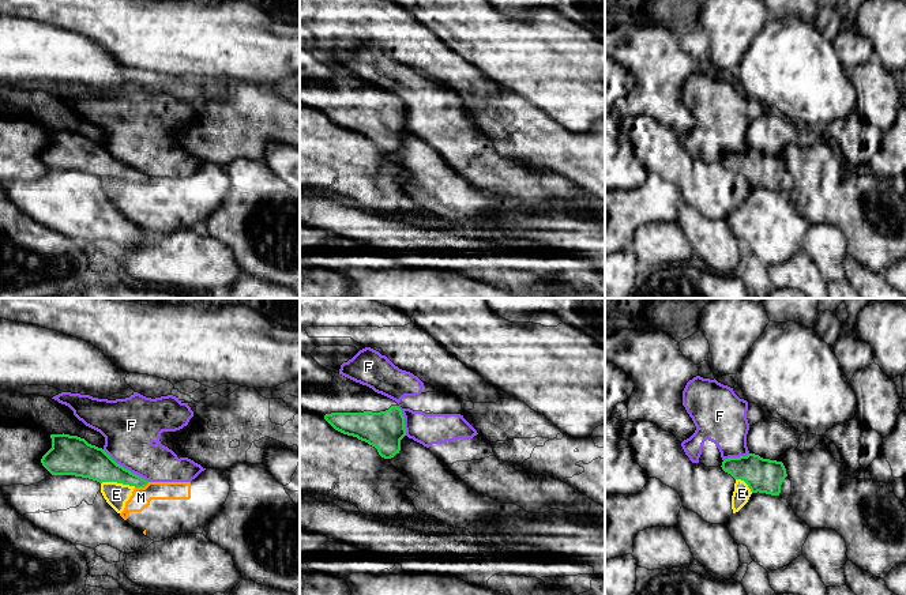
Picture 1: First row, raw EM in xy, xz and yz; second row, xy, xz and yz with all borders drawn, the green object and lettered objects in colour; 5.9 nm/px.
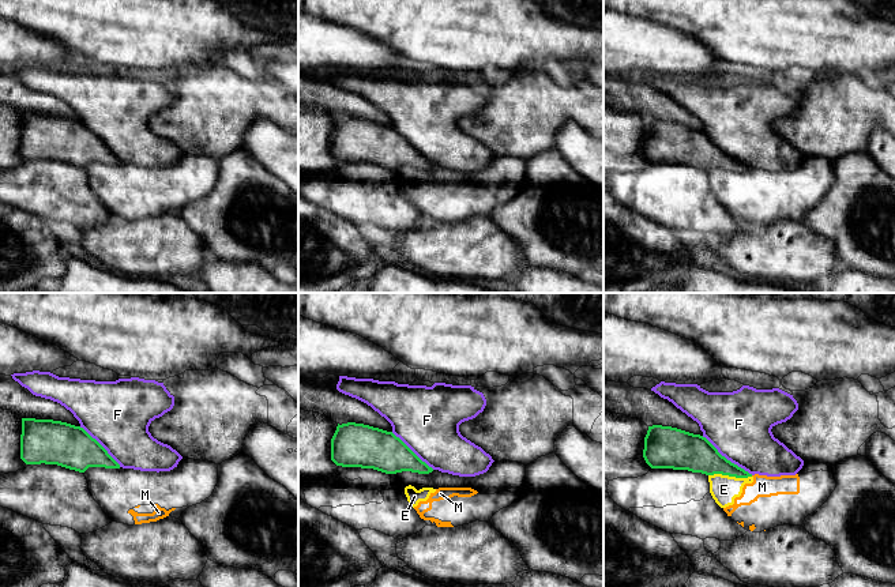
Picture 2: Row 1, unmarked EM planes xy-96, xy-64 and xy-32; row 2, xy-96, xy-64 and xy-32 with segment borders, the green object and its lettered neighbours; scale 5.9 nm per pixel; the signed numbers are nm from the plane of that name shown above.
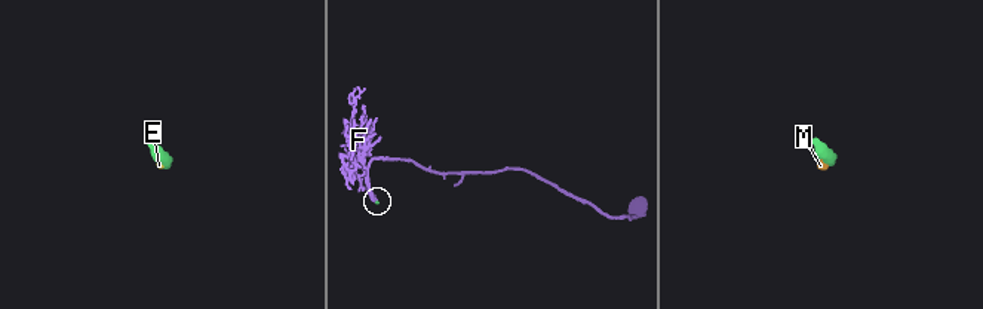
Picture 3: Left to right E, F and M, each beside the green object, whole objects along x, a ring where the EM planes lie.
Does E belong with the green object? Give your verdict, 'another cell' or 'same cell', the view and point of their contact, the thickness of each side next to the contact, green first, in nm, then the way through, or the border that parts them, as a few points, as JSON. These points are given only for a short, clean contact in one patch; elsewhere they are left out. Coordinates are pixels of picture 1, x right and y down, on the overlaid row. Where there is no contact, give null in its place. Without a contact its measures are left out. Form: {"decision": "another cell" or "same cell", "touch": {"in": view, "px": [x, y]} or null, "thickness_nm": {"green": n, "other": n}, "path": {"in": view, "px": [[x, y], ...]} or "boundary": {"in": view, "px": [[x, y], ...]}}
{"decision": "another cell", "touch": {"in": "xy", "px": [119, 482]}, "thickness_nm": {"green": 200, "other": 140}, "boundary": {"in": "xy", "px": [[101, 482], [121, 482], [135, 486]]}}

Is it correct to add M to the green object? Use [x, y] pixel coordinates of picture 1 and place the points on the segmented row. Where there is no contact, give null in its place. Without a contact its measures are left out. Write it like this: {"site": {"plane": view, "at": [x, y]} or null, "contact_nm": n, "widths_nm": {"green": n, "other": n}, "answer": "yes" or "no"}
{"site": {"plane": "xy", "at": [142, 486]}, "contact_nm": 90, "widths_nm": {"green": 160, "other": 120}, "answer": "no"}

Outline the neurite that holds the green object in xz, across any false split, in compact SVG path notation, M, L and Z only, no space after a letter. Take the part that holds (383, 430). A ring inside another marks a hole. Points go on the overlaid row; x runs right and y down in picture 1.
M332 372L332 377L327 385L300 387L300 410L323 417L335 430L368 443L384 459L399 453L401 440L406 436L405 417L399 404L339 373Z

